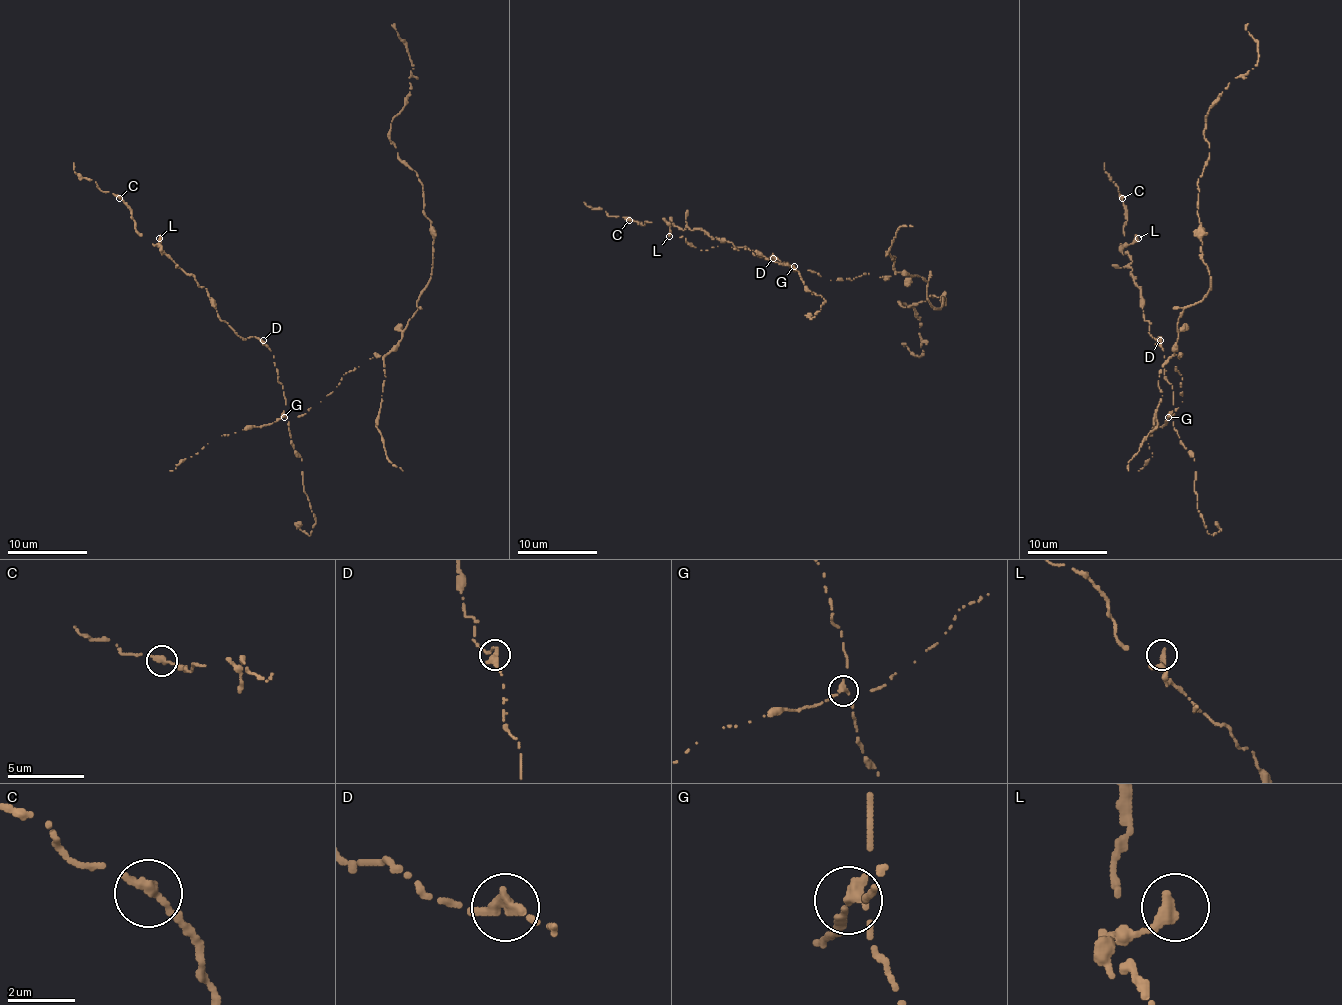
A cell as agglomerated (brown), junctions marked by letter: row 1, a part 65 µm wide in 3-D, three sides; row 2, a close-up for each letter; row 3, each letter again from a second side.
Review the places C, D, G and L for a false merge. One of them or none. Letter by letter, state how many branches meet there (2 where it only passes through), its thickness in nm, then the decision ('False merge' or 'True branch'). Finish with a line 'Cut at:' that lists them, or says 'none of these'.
C: Branches: 2. Thickness 280 nm. True branch
D: Branches: 2. Thickness 300 nm. True branch
G: Branches: 2. Thickness 280 nm. False merge
L: Branches: 1. Thickness 400 nm. True branch
Cut at: G

